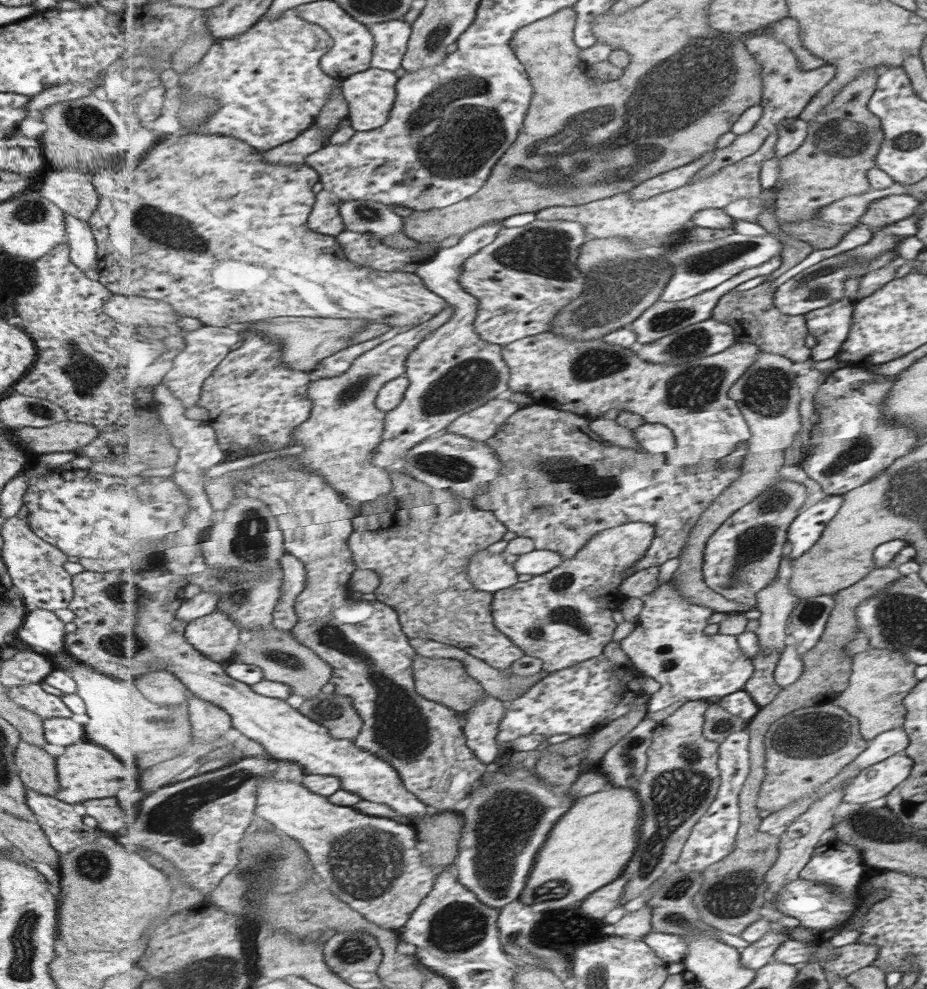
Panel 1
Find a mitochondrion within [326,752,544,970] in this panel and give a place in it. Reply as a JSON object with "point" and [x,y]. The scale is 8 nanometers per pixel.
{"point":[457,927]}

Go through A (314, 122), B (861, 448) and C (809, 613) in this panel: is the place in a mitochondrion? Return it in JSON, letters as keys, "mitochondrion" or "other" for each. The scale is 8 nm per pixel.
{"A":"other","B":"mitochondrion","C":"mitochondrion"}

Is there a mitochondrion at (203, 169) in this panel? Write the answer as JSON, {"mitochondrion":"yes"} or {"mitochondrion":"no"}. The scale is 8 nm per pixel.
{"mitochondrion":"no"}

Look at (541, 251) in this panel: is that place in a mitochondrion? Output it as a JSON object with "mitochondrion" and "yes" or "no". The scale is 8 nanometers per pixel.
{"mitochondrion":"yes"}

